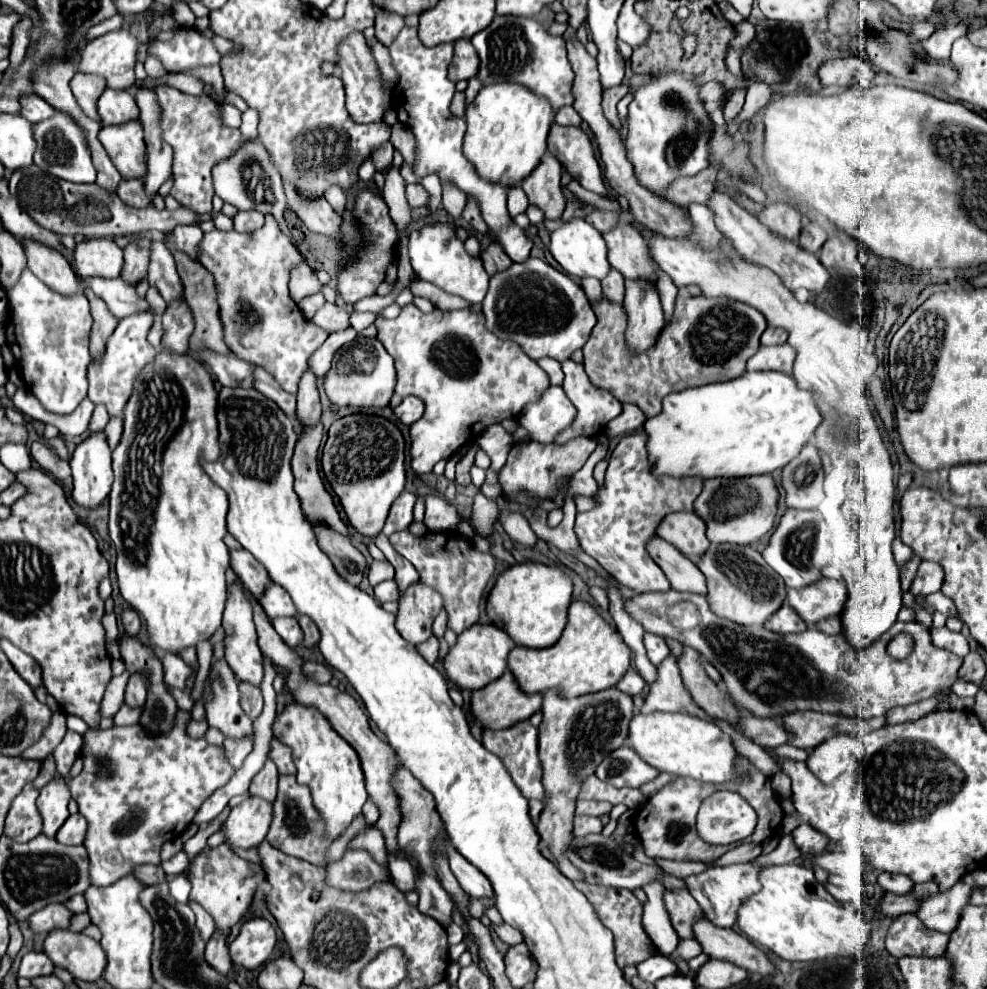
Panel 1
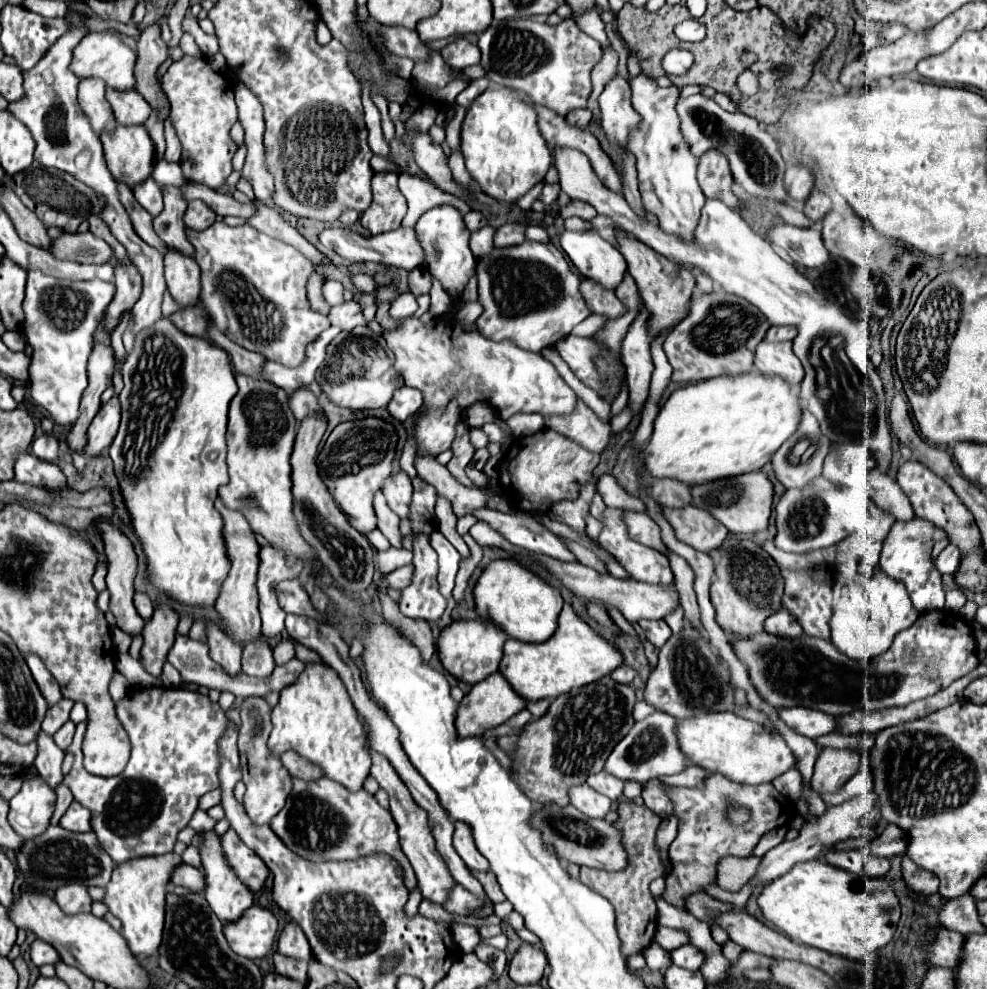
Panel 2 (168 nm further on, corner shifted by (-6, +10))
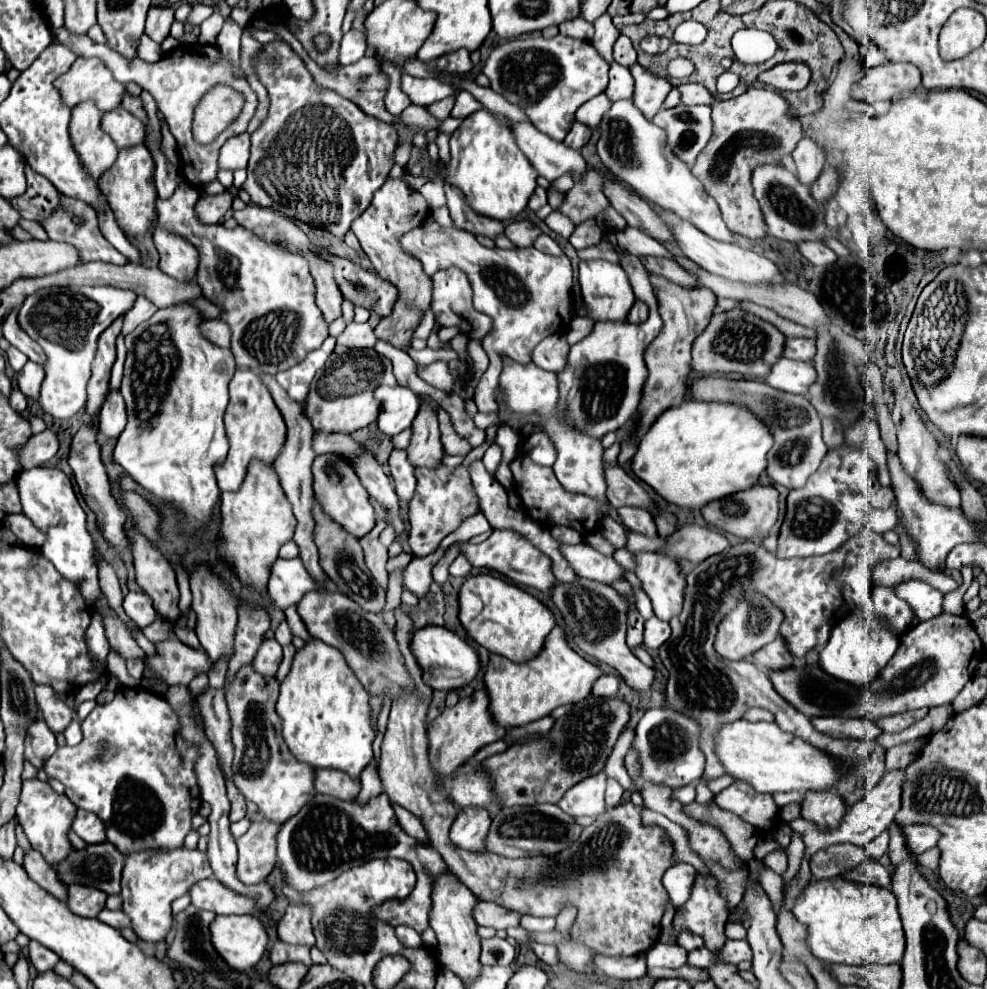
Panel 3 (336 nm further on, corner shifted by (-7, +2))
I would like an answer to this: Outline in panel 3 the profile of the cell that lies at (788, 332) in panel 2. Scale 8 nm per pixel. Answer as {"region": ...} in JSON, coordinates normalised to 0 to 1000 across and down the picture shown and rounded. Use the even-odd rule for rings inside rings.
{"region":[[[797,342],[793,350],[793,360],[822,366],[824,354],[826,354],[826,346],[822,342]]]}

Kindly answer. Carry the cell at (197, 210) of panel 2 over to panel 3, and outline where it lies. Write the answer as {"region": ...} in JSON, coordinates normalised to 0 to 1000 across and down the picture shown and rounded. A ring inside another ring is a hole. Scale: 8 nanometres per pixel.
{"region":[[[226,194],[222,198],[204,198],[198,206],[198,214],[204,226],[220,226],[228,218],[228,214],[234,210],[236,198],[232,194]]]}

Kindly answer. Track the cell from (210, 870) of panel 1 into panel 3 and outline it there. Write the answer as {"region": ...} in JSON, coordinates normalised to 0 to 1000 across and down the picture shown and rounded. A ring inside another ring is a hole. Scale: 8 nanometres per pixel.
{"region":[[[256,829],[254,837],[240,847],[242,872],[240,884],[248,894],[264,894],[281,874],[279,843],[283,835],[268,829]]]}

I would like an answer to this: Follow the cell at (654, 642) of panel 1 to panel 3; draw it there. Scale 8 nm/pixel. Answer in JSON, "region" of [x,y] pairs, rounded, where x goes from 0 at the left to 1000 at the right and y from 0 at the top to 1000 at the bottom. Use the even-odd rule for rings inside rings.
{"region":[[[658,625],[653,629],[653,643],[651,643],[651,653],[656,657],[666,657],[676,645],[680,643],[680,633],[676,629],[670,629],[668,625]]]}

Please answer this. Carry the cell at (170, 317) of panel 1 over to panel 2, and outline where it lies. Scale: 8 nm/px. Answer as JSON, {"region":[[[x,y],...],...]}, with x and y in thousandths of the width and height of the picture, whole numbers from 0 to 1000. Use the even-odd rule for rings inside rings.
{"region":[[[170,251],[166,257],[166,275],[170,295],[182,309],[197,309],[203,301],[203,269],[197,261],[186,261],[182,253]]]}

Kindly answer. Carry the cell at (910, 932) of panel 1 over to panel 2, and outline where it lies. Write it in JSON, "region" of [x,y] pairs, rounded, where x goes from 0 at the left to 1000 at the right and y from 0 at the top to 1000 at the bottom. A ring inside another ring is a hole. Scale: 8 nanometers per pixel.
{"region":[[[954,938],[950,944],[950,950],[940,961],[940,969],[944,975],[969,981],[969,977],[973,977],[975,959],[977,959],[977,946]]]}

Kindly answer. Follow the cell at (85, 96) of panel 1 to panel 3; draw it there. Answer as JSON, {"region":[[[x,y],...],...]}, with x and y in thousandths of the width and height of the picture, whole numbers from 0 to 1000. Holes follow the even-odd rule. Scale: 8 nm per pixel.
{"region":[[[88,101],[74,109],[72,127],[70,127],[74,150],[82,154],[82,162],[86,164],[86,170],[96,180],[100,180],[106,174],[106,170],[114,168],[121,154],[112,138],[104,133],[102,117],[104,113],[98,109],[98,105],[94,101]]]}

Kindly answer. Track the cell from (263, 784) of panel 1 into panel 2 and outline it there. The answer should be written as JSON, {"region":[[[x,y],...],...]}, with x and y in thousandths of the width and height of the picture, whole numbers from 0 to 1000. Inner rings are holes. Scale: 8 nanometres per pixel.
{"region":[[[310,669],[304,686],[284,700],[284,708],[276,718],[276,732],[272,754],[278,764],[300,758],[310,768],[326,775],[332,787],[344,791],[353,799],[359,801],[367,797],[375,783],[371,740],[340,677],[330,671]]]}

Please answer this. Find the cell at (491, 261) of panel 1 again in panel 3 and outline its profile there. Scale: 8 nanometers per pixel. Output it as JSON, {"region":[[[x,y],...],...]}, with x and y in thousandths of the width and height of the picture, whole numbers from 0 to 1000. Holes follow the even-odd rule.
{"region":[[[526,222],[526,224],[518,224],[512,231],[512,239],[522,247],[522,249],[538,249],[540,243],[548,237],[548,233],[544,229],[540,229],[536,222]]]}

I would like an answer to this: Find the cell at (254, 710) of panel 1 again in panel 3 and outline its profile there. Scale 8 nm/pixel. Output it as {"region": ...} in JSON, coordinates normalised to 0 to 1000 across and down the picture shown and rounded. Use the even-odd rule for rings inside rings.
{"region":[[[266,647],[254,673],[264,684],[279,684],[285,665],[287,665],[287,659],[285,659],[285,653],[281,651],[281,647]]]}

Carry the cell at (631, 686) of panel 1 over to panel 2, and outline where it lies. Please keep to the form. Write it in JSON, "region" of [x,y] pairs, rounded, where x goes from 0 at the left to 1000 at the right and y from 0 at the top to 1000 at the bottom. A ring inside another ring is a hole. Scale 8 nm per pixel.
{"region":[[[630,671],[630,673],[626,673],[620,681],[618,681],[624,690],[630,690],[630,692],[638,692],[640,690],[640,686],[644,684],[644,677],[640,677],[638,673],[634,673],[634,671]]]}

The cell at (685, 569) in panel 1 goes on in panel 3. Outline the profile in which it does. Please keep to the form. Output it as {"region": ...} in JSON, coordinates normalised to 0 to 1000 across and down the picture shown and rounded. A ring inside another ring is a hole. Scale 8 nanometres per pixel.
{"region":[[[627,514],[625,516],[629,526],[631,526],[631,532],[639,538],[647,538],[651,542],[658,542],[658,544],[664,544],[666,542],[666,534],[664,534],[664,528],[660,524],[660,520],[651,514]]]}

